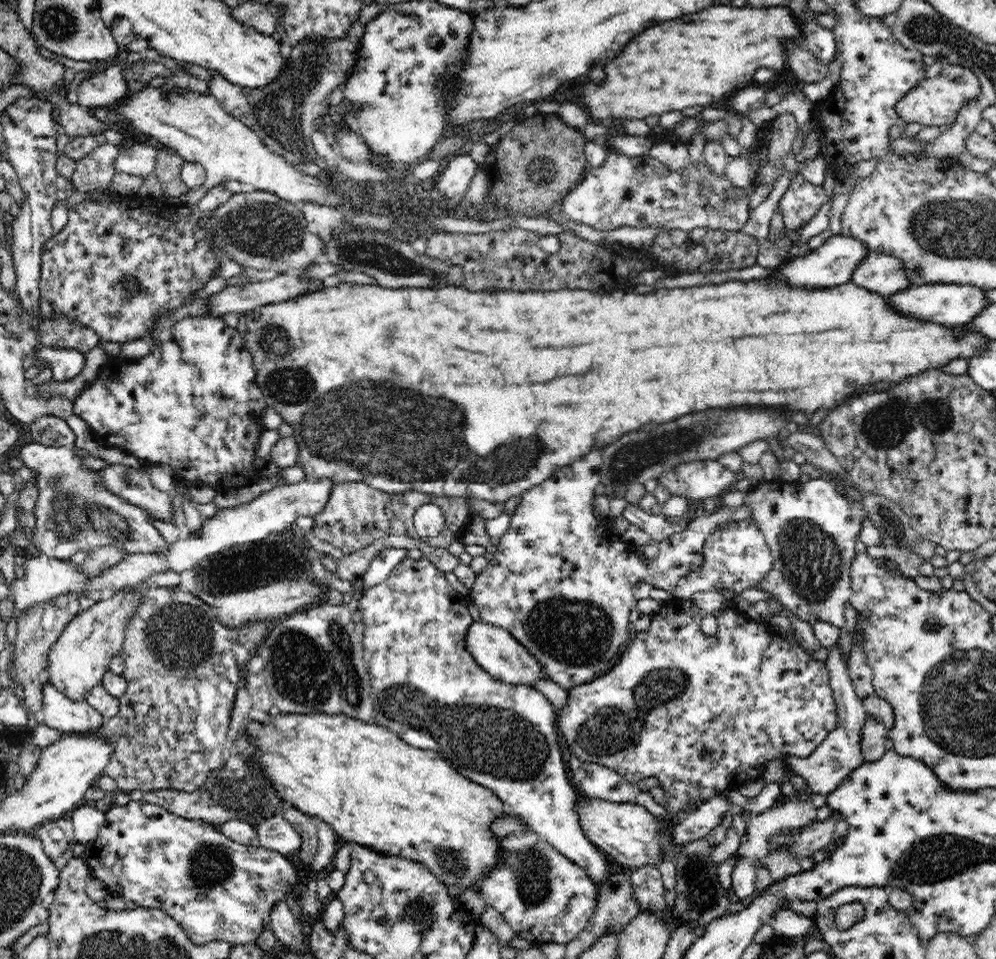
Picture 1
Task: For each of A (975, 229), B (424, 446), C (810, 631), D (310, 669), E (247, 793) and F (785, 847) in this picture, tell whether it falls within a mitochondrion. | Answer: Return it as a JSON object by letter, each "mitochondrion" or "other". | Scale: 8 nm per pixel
{"A":"mitochondrion","B":"mitochondrion","C":"other","D":"mitochondrion","E":"mitochondrion","F":"other"}

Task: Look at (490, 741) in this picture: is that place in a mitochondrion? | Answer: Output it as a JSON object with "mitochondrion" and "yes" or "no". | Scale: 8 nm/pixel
{"mitochondrion":"yes"}

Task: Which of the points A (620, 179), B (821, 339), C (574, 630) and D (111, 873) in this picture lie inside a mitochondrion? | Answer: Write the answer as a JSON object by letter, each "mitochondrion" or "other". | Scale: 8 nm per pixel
{"A":"other","B":"other","C":"mitochondrion","D":"other"}

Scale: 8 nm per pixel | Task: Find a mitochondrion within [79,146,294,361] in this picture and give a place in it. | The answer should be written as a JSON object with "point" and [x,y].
{"point":[131,288]}

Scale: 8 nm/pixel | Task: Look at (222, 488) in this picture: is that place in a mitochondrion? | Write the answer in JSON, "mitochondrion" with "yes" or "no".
{"mitochondrion":"no"}

